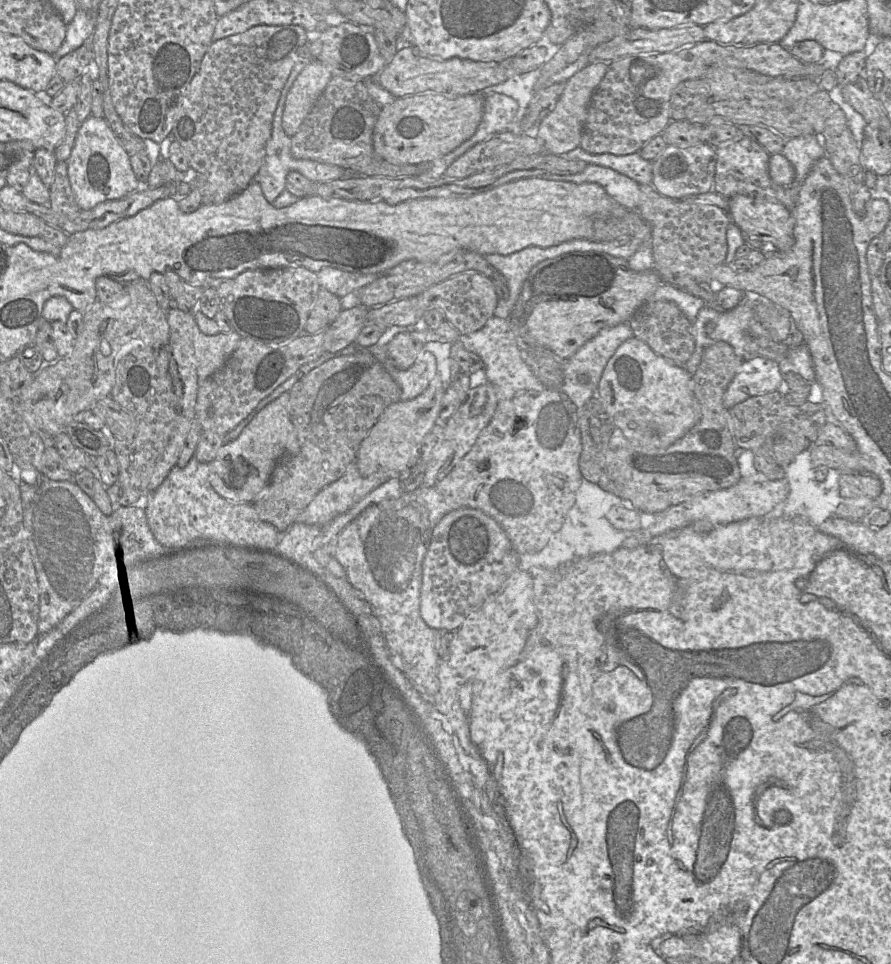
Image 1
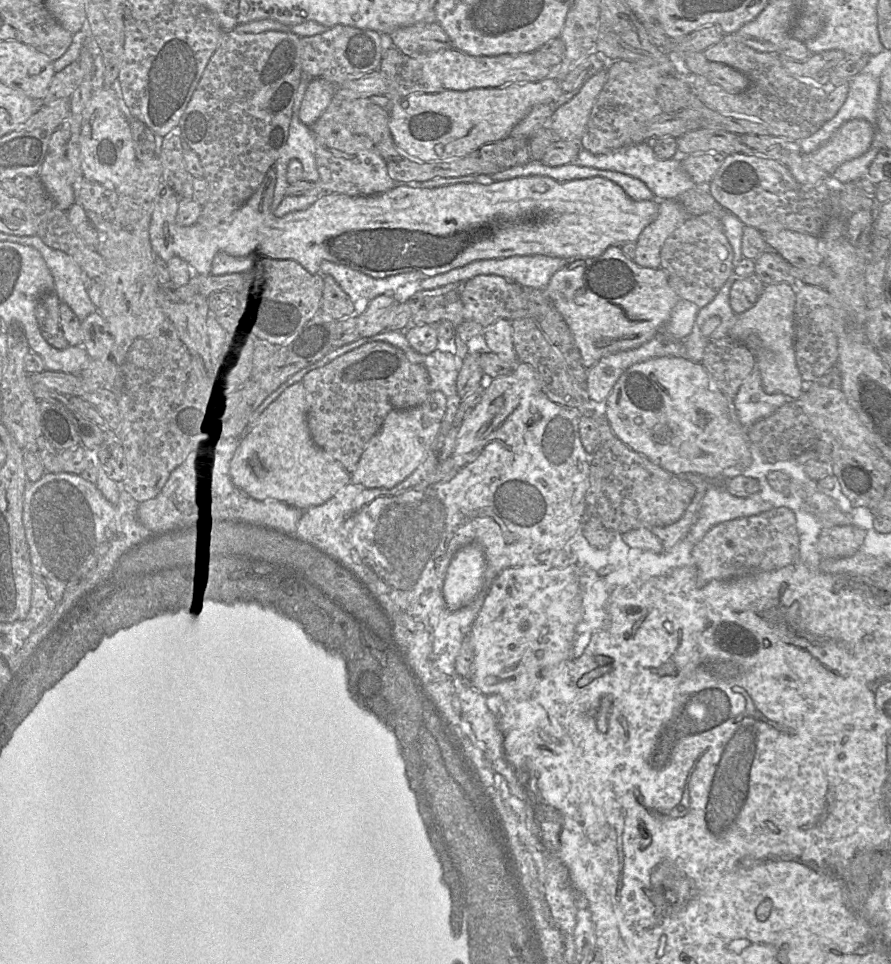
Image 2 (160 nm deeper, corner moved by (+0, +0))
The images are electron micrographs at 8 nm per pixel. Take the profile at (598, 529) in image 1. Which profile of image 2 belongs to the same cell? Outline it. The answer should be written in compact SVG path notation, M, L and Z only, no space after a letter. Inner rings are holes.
M579 527L552 562L552 566L557 568L573 566L577 569L579 575L583 620L579 622L576 629L573 641L573 646L575 645L574 654L581 655L588 647L592 634L605 623L608 601L613 589L666 575L675 568L691 565L693 564L693 549L694 547L691 544L683 543L659 554L648 552L630 547L623 541L618 532L616 532L607 548L598 549L589 544Z

